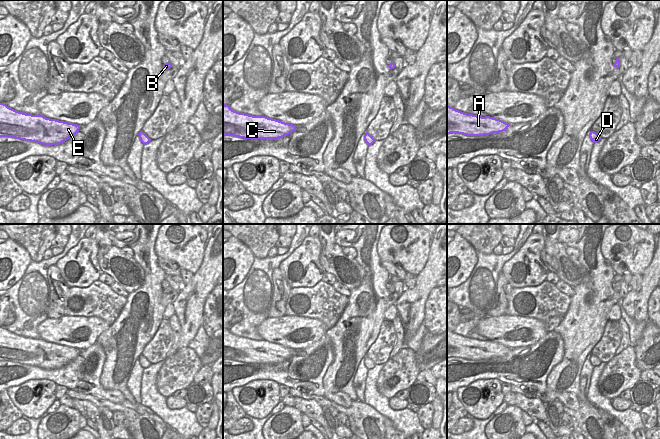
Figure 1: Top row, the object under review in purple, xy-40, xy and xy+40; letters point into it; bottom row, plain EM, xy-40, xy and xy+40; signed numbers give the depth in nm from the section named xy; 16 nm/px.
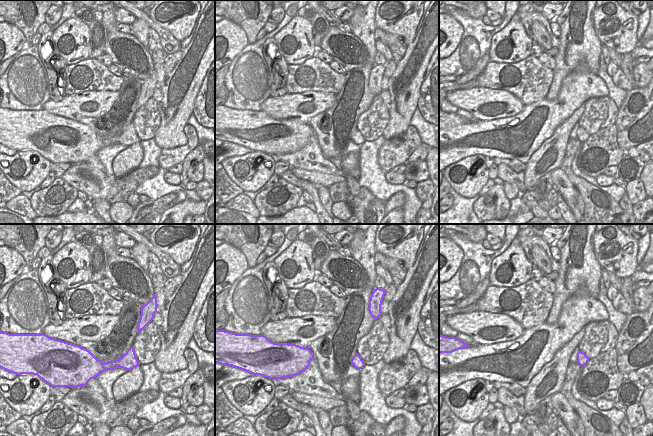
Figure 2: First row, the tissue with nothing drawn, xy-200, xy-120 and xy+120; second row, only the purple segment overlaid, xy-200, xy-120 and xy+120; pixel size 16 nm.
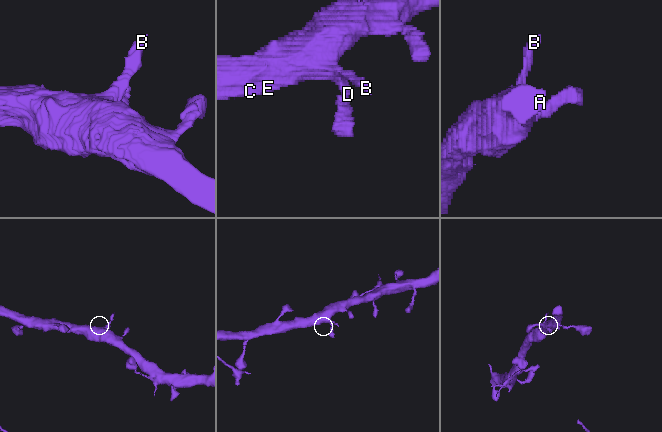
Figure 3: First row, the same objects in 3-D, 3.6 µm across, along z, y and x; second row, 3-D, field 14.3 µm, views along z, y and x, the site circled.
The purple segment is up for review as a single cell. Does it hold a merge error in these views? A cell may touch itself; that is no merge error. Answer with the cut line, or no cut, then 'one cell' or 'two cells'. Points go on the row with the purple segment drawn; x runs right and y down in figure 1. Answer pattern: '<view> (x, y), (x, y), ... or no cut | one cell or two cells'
no cut | one cell

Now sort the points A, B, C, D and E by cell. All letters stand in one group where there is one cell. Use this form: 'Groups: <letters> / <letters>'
Groups: A B C D E.

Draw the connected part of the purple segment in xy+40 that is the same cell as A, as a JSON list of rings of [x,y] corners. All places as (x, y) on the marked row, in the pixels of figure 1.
[[[447,106],[447,134],[458,133],[467,136],[484,136],[503,132],[510,124],[490,116],[467,114]]]

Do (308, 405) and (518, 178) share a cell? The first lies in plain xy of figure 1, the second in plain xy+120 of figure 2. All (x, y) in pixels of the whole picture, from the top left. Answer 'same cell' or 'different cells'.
same cell

